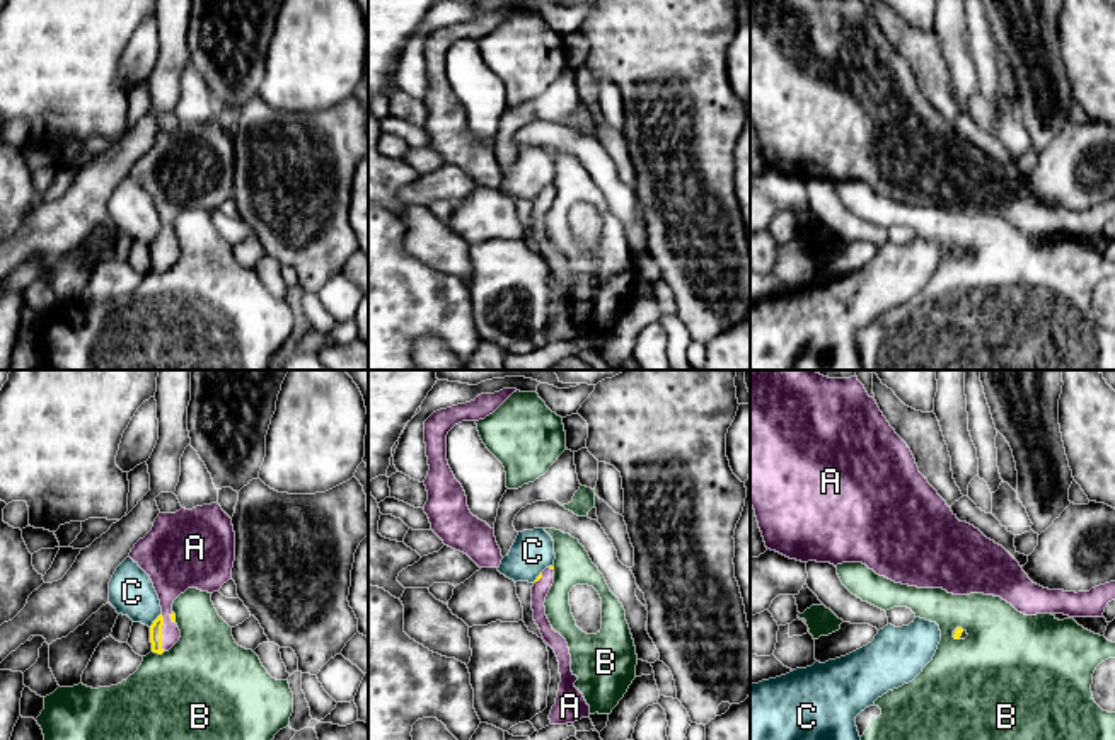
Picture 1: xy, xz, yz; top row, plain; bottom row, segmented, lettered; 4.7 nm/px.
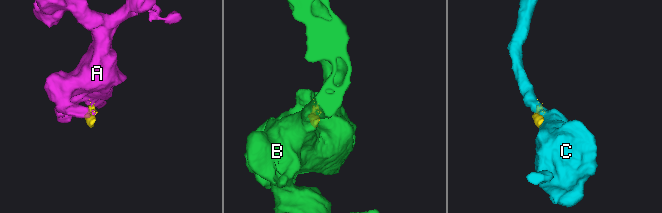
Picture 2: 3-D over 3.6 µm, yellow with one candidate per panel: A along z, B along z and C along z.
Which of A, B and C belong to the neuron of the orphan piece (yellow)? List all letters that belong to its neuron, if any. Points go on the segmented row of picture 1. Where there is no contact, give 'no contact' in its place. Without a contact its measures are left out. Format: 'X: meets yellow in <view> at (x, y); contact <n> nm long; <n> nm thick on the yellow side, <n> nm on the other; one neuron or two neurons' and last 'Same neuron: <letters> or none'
A: meets yellow in xy at (161, 633); contact 180 nm long; 60 nm thick on the yellow side, 160 nm on the other; one neuron
B: meets yellow in xy at (159, 653); contact 60 nm long; 60 nm thick on the yellow side, 460 nm on the other; two neurons
C: meets yellow in xy at (155, 619); contact 90 nm long; 60 nm thick on the yellow side, 220 nm on the other; two neurons
Same neuron: A

